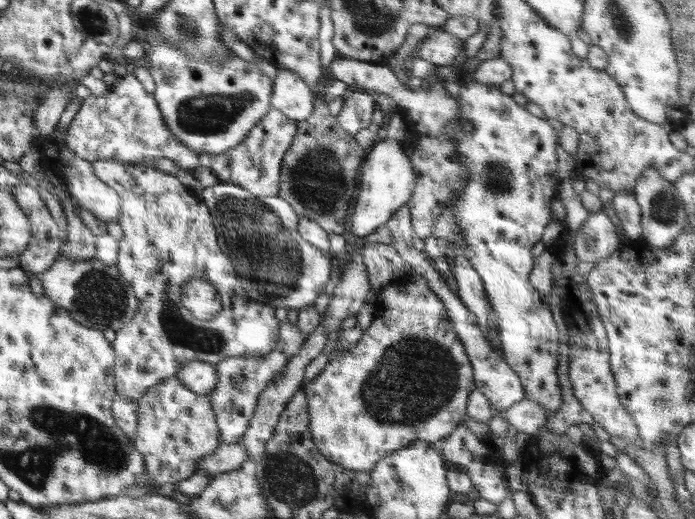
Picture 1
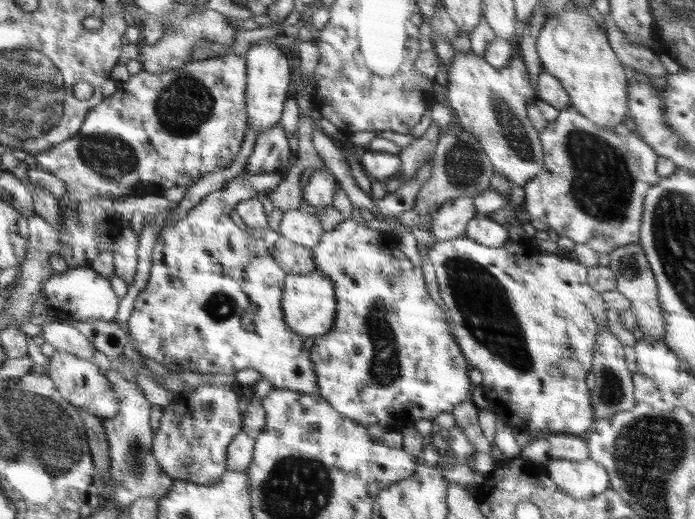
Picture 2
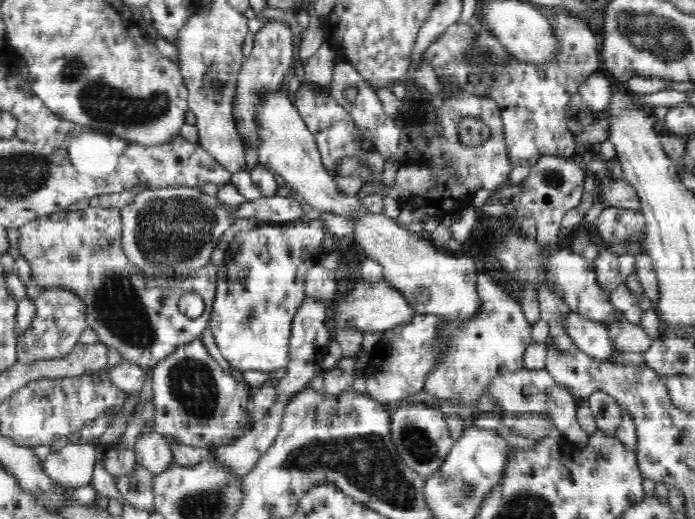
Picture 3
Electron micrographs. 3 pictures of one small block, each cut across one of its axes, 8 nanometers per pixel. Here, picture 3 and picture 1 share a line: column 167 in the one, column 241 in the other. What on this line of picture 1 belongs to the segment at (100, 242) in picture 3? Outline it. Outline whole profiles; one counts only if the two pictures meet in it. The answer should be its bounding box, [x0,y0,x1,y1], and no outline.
[92,160,280,402]

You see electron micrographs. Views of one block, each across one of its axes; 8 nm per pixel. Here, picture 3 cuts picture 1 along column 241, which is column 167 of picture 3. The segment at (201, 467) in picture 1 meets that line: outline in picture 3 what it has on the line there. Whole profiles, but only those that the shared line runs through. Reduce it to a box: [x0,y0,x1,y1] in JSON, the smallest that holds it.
[134,429,174,474]

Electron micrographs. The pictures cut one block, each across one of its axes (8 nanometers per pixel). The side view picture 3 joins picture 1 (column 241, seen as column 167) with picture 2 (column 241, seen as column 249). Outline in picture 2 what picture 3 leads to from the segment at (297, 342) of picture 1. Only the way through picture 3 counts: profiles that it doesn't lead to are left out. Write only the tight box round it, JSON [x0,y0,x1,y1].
[152,385,254,484]

